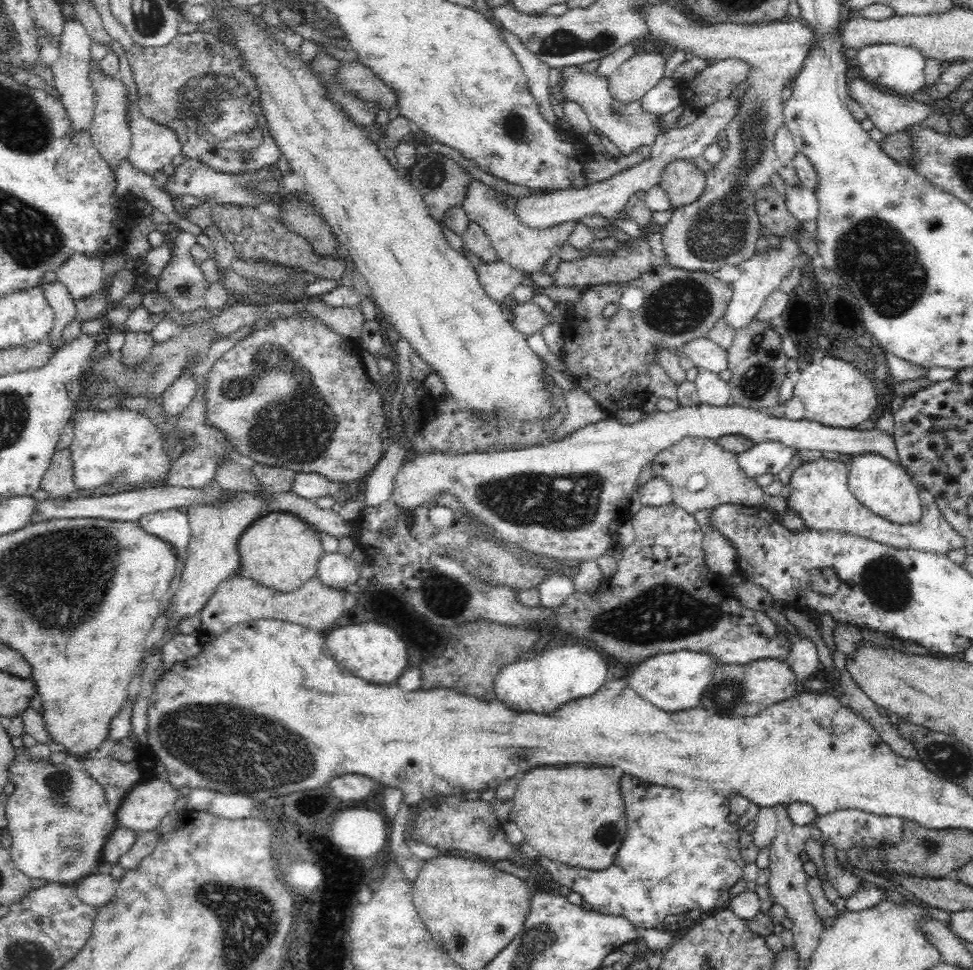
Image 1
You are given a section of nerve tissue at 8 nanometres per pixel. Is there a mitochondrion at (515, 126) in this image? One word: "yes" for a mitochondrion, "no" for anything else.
yes

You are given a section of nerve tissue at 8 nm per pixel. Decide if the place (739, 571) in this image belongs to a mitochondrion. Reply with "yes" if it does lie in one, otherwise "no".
no

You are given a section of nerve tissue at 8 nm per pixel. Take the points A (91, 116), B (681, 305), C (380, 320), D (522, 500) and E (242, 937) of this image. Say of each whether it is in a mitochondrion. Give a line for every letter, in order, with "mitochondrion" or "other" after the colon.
A: other
B: mitochondrion
C: other
D: mitochondrion
E: mitochondrion

